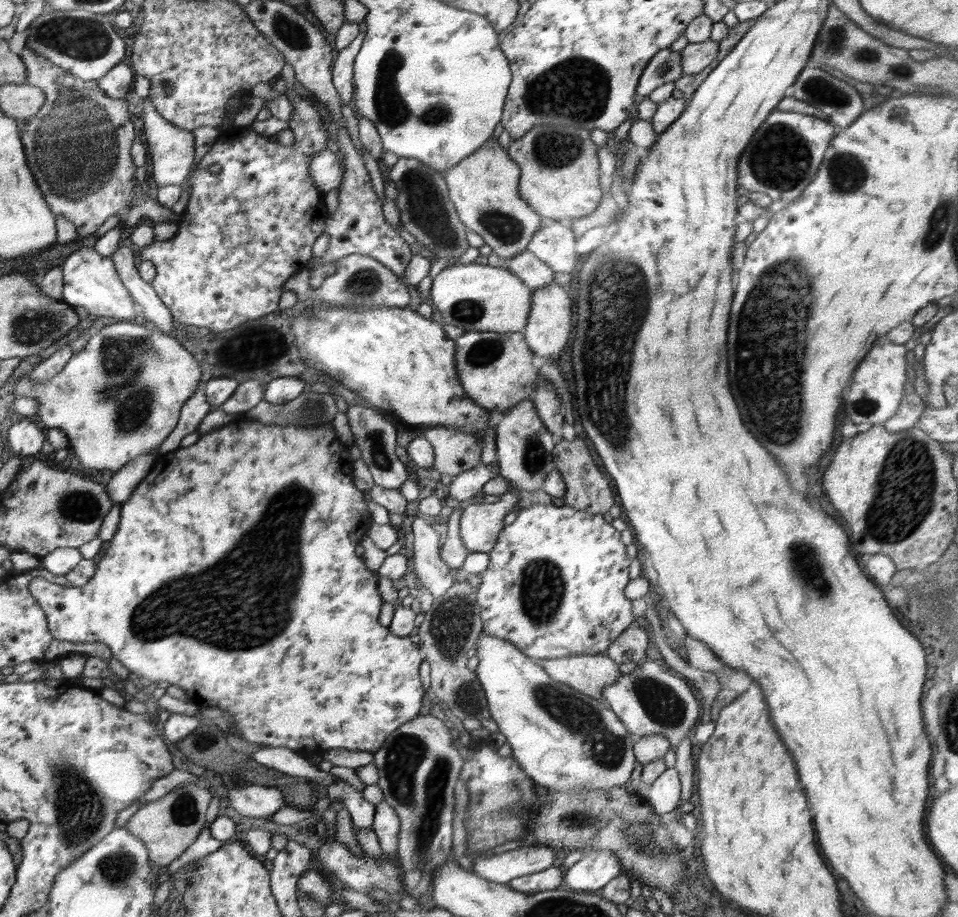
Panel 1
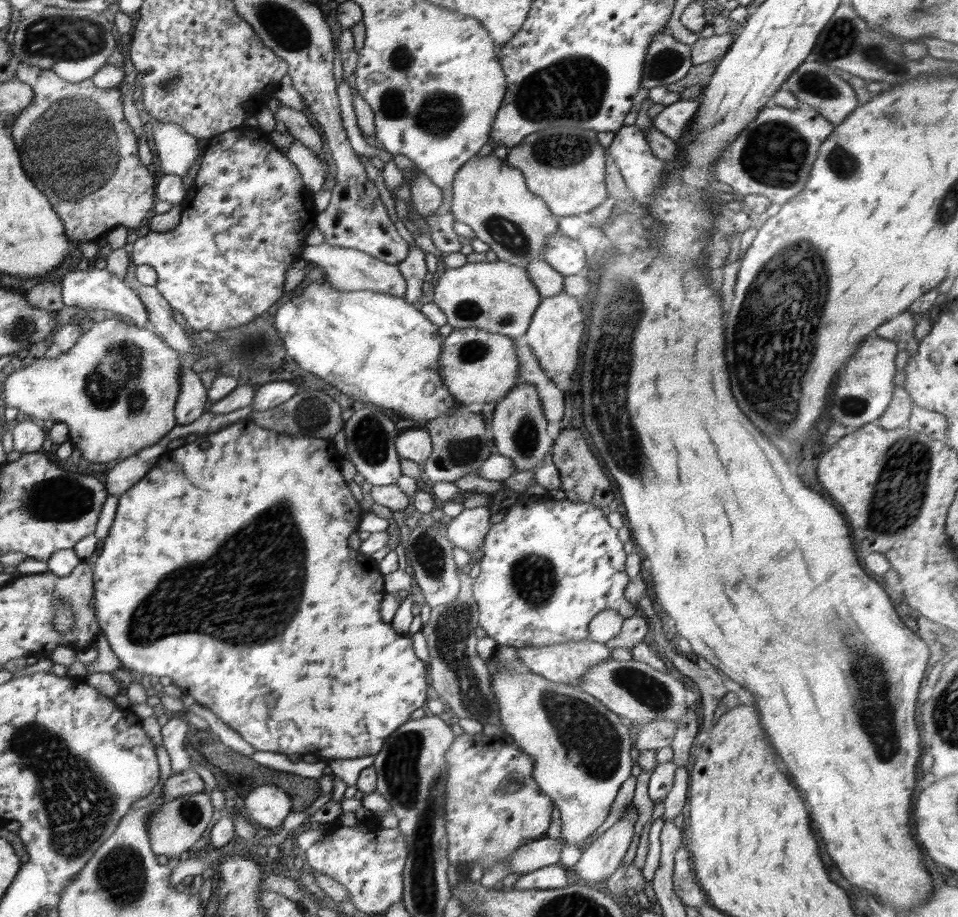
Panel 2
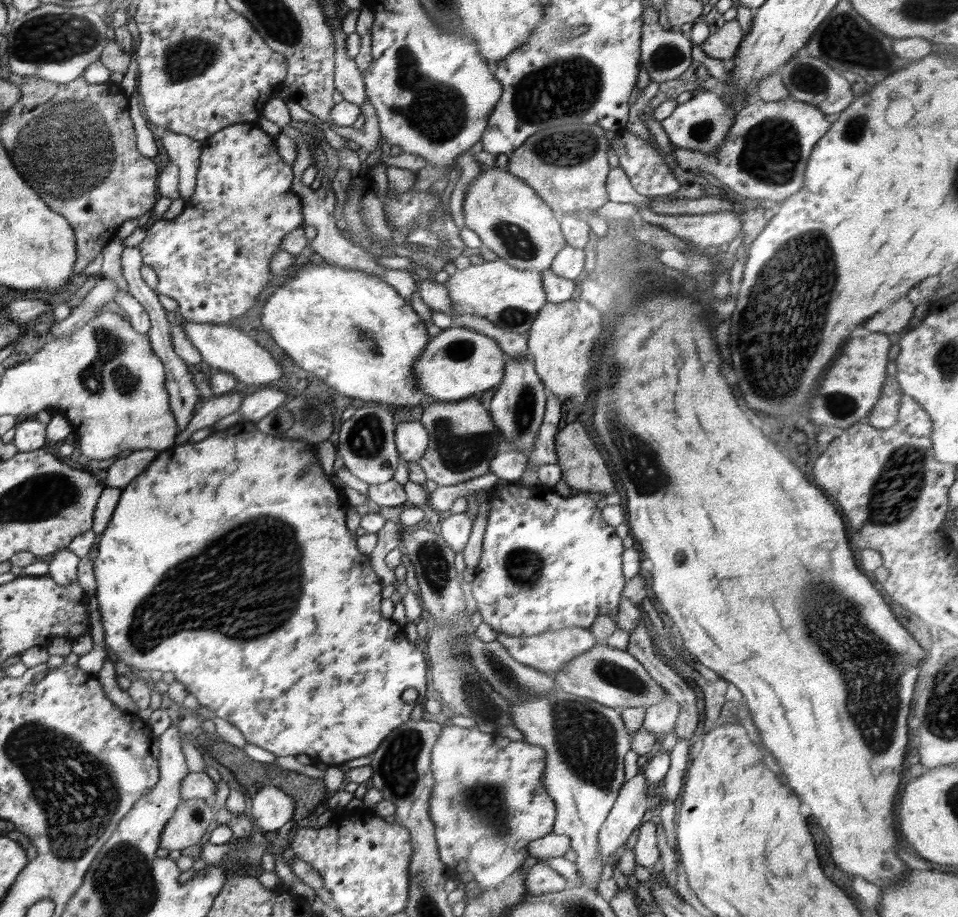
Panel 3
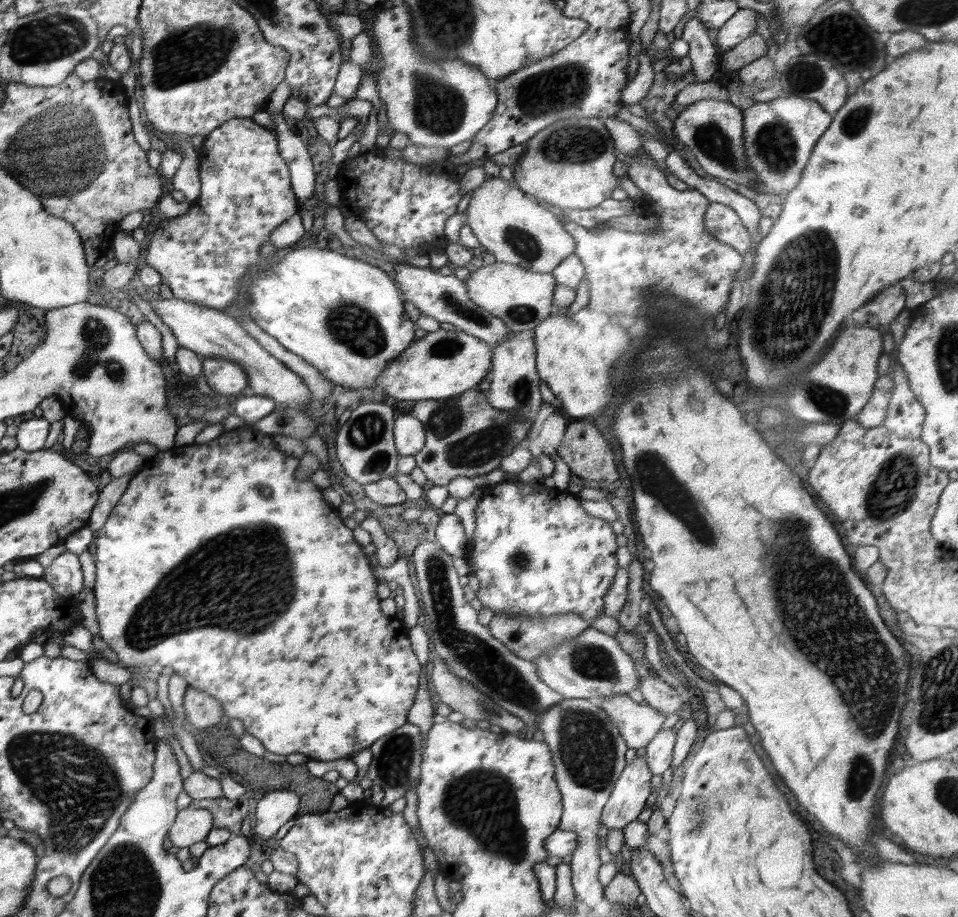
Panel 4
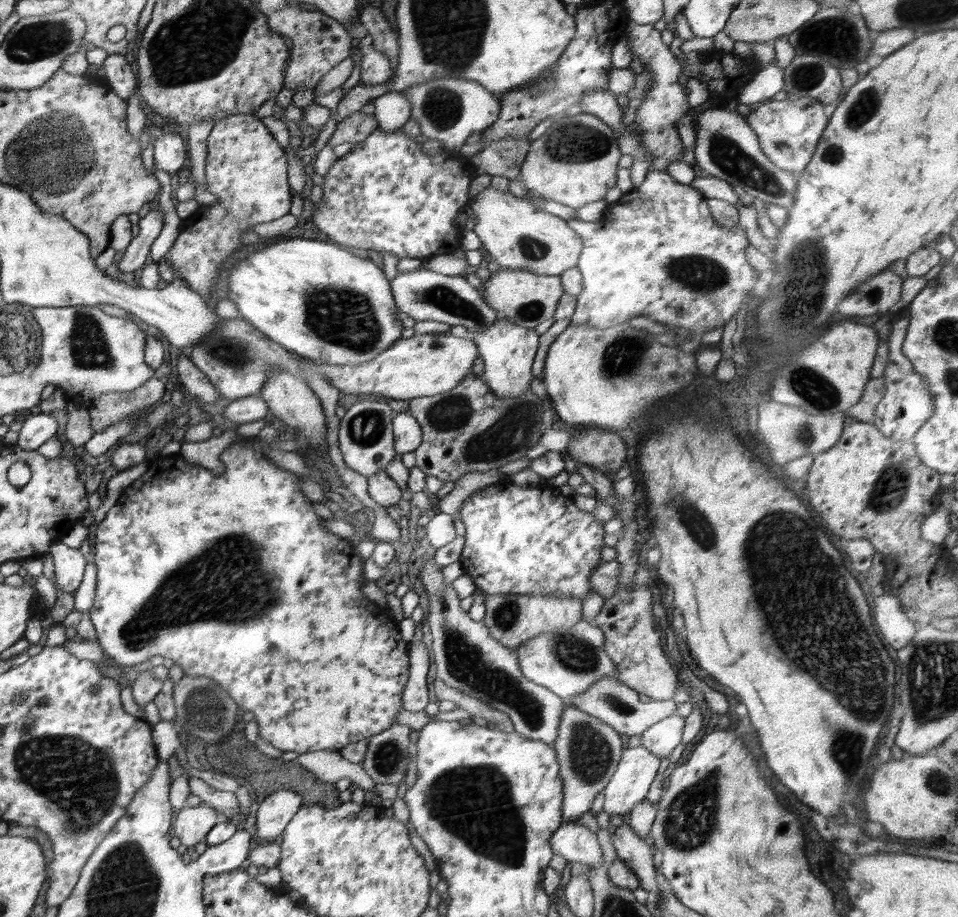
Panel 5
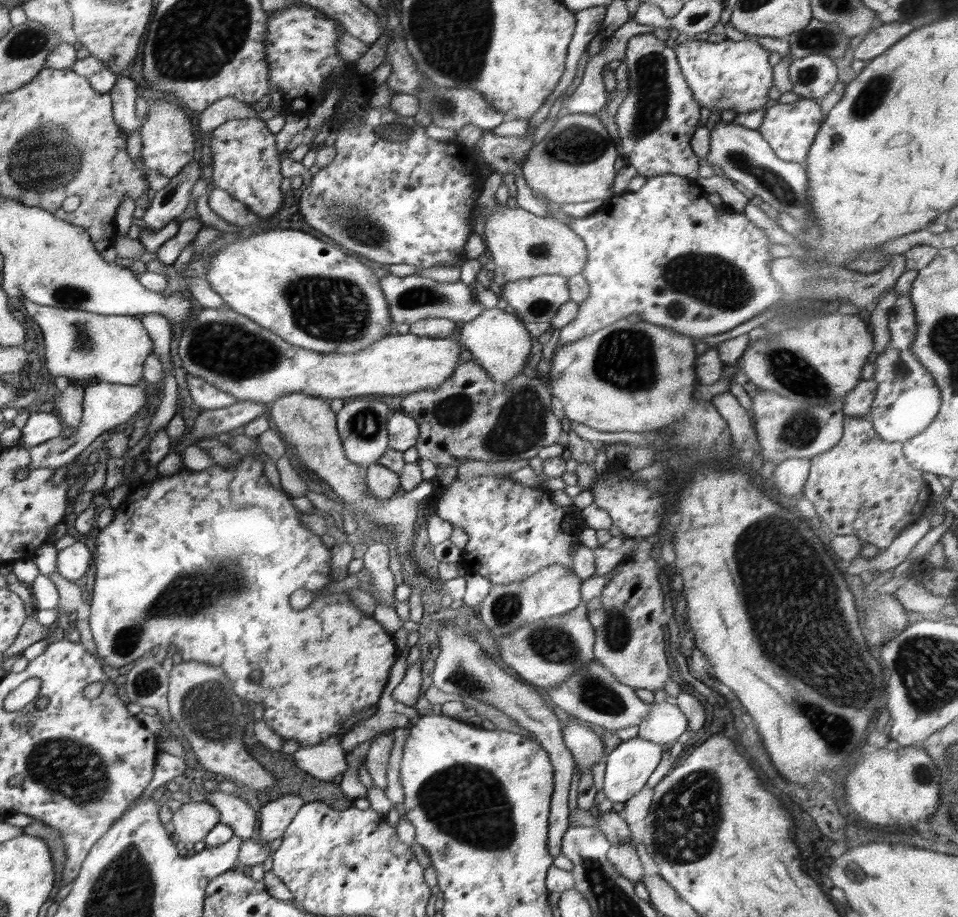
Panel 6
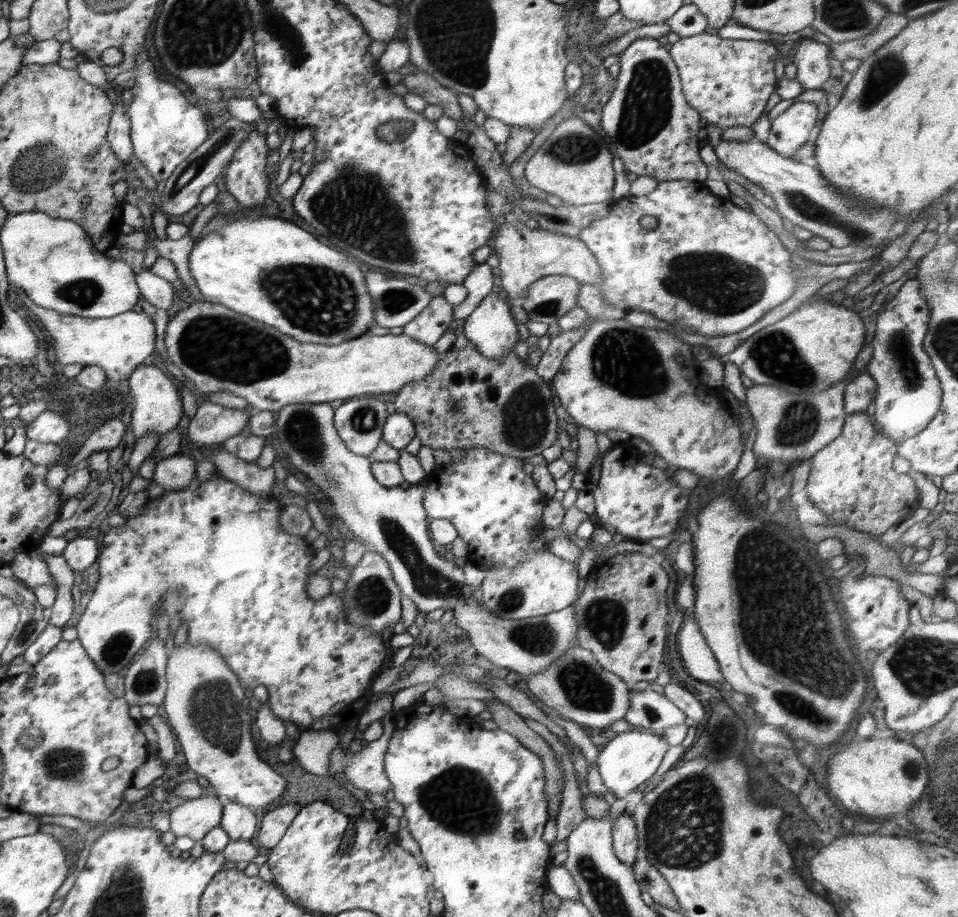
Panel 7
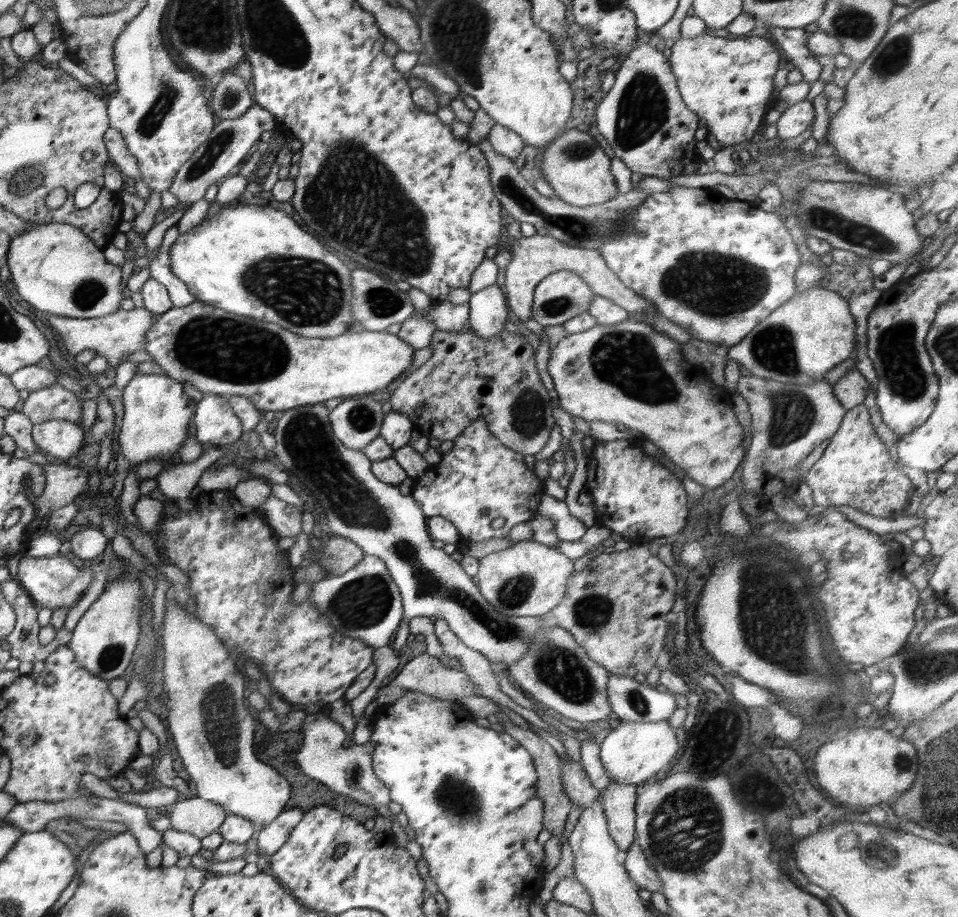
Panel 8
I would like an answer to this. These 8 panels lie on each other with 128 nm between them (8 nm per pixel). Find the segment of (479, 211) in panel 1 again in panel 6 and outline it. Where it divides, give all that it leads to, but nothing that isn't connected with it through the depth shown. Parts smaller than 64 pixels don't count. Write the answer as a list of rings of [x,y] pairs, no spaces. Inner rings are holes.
[[[498,207],[489,214],[484,226],[483,242],[490,253],[495,270],[500,272],[506,282],[534,278],[535,276],[559,274],[568,278],[583,271],[587,261],[587,248],[585,242],[566,224],[556,222],[554,218],[536,216],[523,208]]]

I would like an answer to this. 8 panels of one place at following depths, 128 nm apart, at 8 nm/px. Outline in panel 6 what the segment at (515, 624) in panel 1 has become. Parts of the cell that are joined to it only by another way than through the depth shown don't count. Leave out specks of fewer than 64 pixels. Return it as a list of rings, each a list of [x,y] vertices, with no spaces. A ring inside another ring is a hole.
[[[512,474],[498,477],[475,477],[464,482],[457,477],[444,488],[436,498],[434,515],[447,520],[455,527],[462,528],[468,535],[468,542],[461,552],[458,564],[463,572],[477,572],[491,584],[512,584],[526,580],[550,565],[560,565],[572,571],[572,554],[580,542],[580,533],[586,523],[582,516],[573,517],[574,510],[569,506],[559,506],[551,499],[551,493],[543,488],[532,488],[512,480]]]

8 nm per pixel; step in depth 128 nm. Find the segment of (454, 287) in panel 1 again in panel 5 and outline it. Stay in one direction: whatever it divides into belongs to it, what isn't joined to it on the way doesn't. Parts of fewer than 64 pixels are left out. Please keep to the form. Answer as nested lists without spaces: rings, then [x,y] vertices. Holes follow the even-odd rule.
[[[498,269],[483,282],[482,297],[489,307],[514,324],[534,329],[538,324],[553,318],[564,289],[559,275],[541,275],[530,271]]]

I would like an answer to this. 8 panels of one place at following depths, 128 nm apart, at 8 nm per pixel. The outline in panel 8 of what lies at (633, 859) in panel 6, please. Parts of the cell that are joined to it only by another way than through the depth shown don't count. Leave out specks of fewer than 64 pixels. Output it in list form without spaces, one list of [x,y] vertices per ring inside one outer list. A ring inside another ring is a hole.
[[[610,780],[610,785],[604,790],[597,802],[602,803],[611,839],[623,855],[636,840],[636,785],[618,784]]]

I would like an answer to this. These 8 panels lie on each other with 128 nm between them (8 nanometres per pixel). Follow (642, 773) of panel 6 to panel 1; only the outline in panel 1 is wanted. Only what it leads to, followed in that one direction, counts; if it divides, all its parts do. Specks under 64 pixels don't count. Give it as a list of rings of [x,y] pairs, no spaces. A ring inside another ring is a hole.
[[[592,850],[569,869],[564,869],[563,886],[573,891],[594,891],[600,892],[610,880],[616,878],[621,872],[619,858],[611,850]]]

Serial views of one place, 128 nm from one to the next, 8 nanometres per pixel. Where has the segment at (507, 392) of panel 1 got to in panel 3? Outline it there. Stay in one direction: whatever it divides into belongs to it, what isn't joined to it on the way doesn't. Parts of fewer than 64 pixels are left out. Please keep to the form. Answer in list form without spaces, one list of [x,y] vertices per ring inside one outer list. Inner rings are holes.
[[[448,327],[430,338],[425,351],[413,366],[417,387],[430,398],[428,402],[458,401],[480,397],[485,391],[500,386],[504,376],[506,354],[496,340],[471,328]]]

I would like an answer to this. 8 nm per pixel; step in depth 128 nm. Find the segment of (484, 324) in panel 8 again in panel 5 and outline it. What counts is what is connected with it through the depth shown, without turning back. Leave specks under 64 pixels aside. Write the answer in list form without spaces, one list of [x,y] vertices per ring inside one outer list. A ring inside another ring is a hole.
[[[499,315],[497,321],[490,328],[485,328],[484,332],[468,332],[467,328],[458,326],[450,327],[449,333],[473,340],[479,357],[484,362],[484,374],[481,378],[491,388],[494,396],[518,398],[530,388],[533,379],[532,363],[538,350],[539,335],[535,329],[524,328]]]

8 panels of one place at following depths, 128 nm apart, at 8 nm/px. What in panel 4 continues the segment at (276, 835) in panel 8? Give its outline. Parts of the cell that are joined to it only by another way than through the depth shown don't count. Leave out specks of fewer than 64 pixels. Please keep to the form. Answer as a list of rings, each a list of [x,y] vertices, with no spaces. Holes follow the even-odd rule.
[[[279,790],[266,794],[257,803],[256,812],[254,812],[256,824],[252,832],[264,839],[274,837],[288,820],[296,818],[299,804],[299,796],[291,790]]]

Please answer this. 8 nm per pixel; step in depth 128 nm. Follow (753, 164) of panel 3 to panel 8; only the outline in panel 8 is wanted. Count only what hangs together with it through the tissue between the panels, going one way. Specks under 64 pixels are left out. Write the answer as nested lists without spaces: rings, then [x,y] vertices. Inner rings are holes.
[[[804,99],[789,105],[776,121],[777,136],[782,141],[785,140],[789,143],[792,138],[800,136],[813,123],[814,119],[815,108],[812,100]]]

